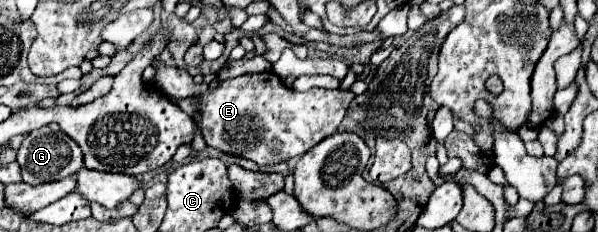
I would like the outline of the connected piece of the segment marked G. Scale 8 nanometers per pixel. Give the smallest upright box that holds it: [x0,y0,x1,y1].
[17,127,83,185]

